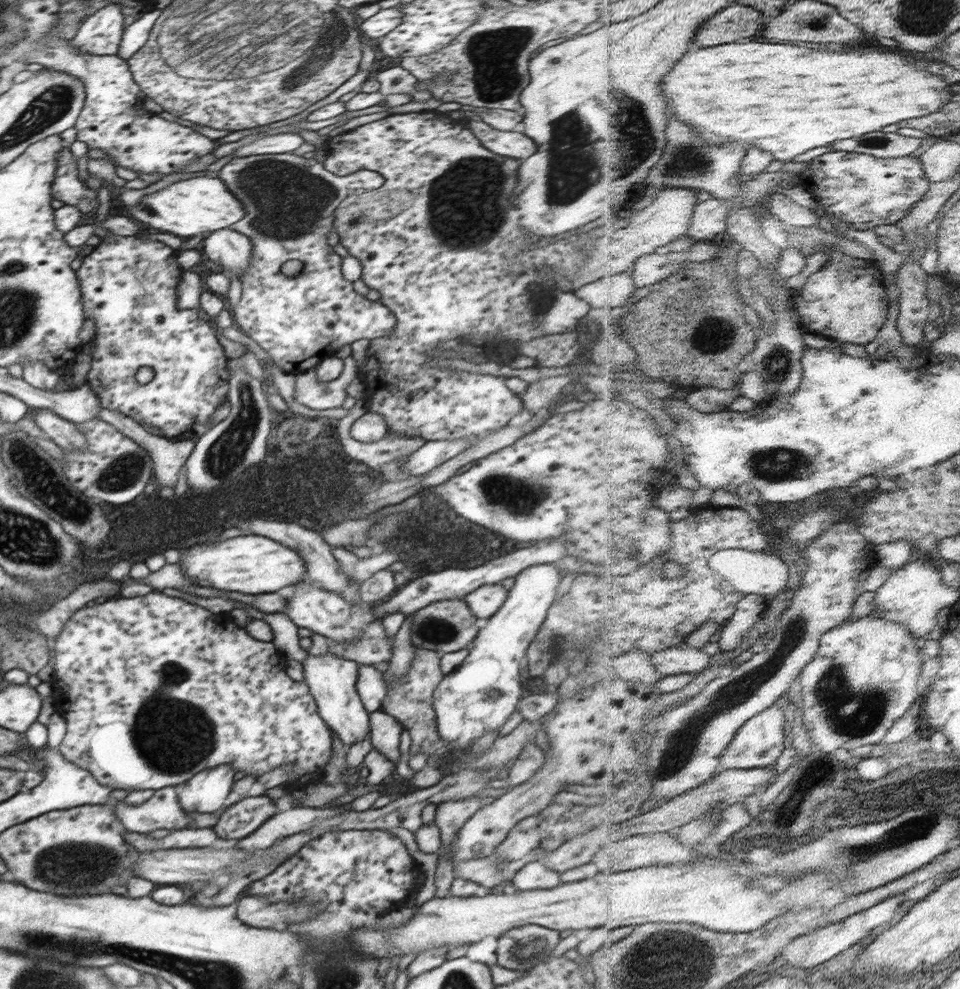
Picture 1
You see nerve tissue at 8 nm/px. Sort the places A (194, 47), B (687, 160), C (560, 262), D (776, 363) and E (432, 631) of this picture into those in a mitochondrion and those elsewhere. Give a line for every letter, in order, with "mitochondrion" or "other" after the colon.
A: mitochondrion
B: mitochondrion
C: other
D: mitochondrion
E: mitochondrion

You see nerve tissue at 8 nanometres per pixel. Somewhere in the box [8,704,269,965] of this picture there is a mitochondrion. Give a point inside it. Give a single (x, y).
(70, 867)

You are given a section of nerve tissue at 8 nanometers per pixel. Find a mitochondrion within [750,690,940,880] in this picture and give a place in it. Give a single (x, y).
(880, 846)

